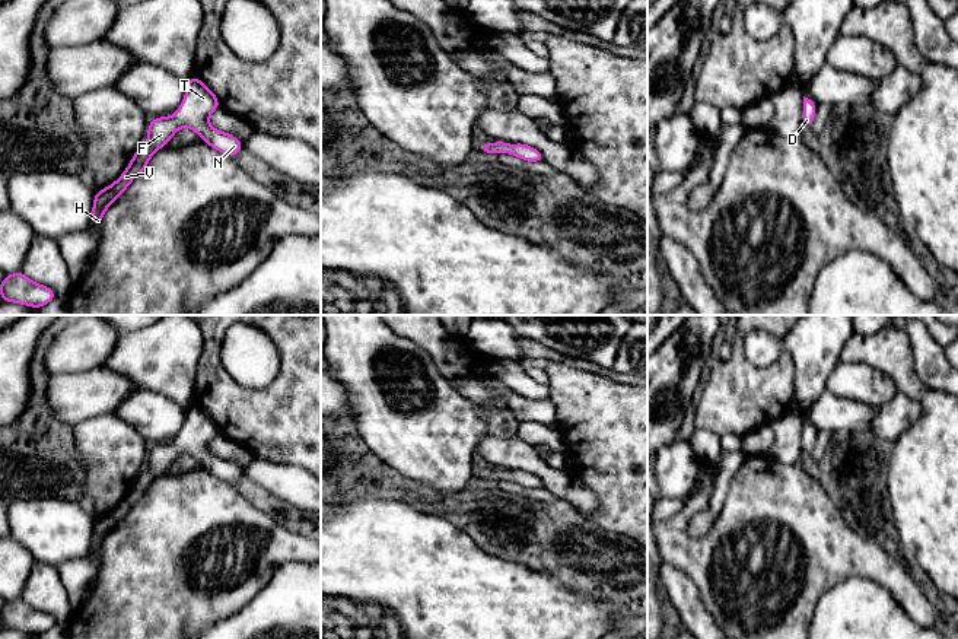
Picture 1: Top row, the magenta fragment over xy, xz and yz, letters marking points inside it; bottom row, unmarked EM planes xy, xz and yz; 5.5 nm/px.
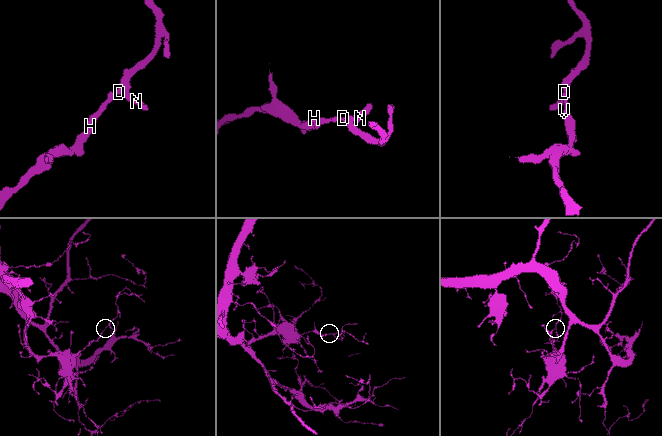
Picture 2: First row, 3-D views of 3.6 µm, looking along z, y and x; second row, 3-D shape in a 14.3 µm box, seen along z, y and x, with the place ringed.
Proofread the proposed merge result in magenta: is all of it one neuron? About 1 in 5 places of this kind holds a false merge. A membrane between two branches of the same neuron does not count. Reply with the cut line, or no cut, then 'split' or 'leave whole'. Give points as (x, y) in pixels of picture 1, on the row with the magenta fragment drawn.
no cut; leave whole

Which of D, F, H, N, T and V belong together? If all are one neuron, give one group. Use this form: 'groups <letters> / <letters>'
groups D F H N T V

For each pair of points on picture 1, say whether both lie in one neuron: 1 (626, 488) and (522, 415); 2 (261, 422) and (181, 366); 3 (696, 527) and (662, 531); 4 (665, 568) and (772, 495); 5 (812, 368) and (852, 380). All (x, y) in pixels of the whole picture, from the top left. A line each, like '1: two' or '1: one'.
1: two
2: two
3: two
4: two
5: two

